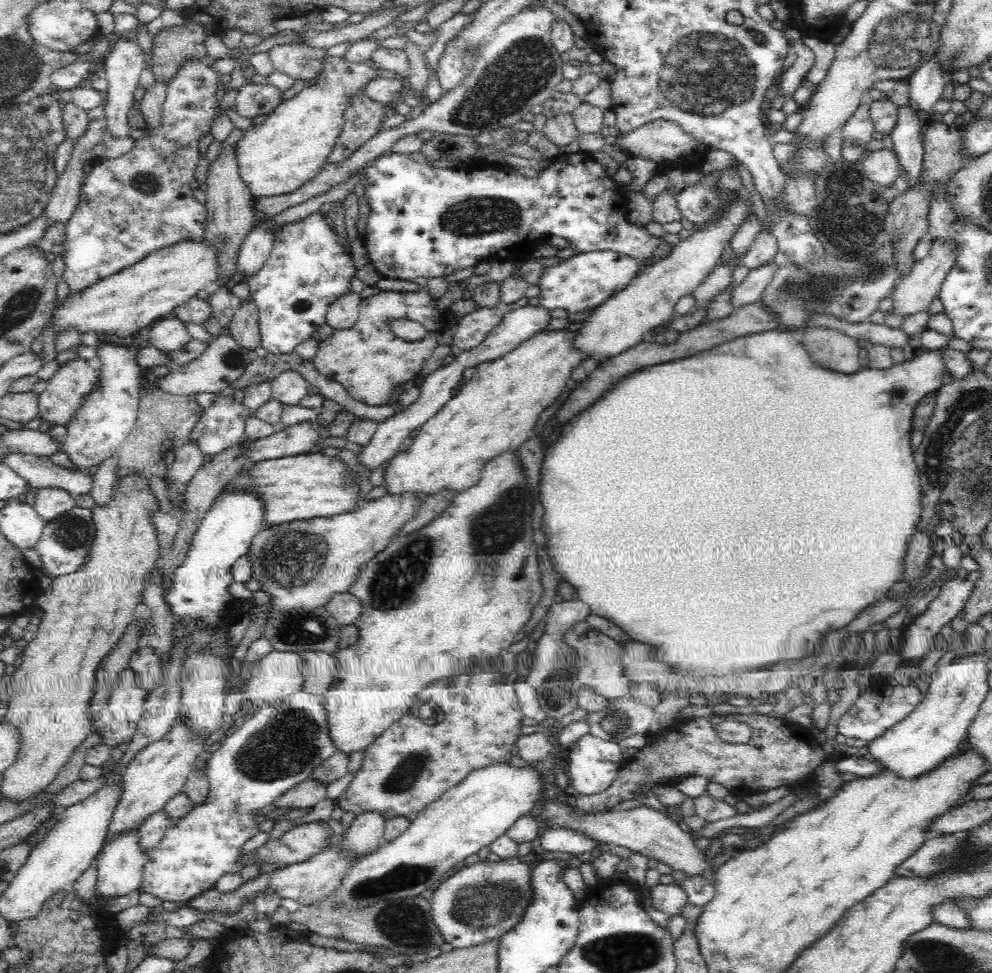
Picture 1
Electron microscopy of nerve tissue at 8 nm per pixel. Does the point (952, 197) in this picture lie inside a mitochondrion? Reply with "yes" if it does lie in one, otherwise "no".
no

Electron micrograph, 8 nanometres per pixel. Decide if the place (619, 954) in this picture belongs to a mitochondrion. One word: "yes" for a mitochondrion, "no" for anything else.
yes

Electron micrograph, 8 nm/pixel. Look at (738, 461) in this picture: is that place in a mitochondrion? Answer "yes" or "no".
yes

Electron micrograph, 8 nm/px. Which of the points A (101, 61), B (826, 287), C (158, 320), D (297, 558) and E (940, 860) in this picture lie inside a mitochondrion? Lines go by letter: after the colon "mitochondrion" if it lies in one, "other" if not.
A: other
B: mitochondrion
C: other
D: mitochondrion
E: mitochondrion

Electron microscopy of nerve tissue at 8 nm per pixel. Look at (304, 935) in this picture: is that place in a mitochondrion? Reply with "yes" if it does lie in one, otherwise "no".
no

